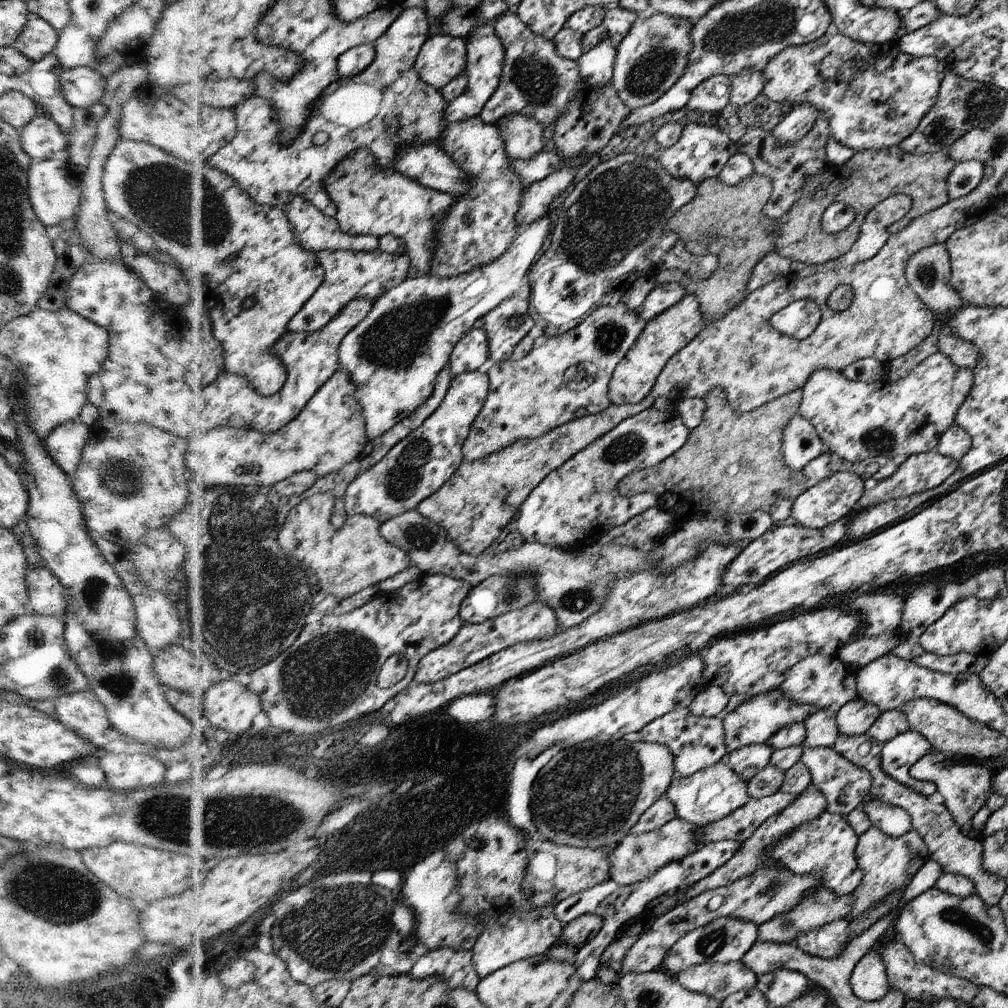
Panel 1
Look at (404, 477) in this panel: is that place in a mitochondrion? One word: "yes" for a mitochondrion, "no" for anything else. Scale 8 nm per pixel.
yes

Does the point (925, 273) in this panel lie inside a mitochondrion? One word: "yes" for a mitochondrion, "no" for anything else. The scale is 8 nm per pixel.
yes

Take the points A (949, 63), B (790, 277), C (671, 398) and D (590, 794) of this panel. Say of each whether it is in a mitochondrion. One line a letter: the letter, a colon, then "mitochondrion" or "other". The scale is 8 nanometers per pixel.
A: other
B: other
C: other
D: mitochondrion

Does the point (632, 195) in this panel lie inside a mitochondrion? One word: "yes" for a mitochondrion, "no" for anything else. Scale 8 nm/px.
yes

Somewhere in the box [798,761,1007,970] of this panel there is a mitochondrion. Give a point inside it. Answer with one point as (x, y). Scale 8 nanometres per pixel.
(952, 914)

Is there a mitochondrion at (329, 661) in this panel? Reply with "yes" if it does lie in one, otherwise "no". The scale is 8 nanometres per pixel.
yes

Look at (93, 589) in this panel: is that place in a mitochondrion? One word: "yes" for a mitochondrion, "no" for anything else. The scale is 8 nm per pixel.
yes

